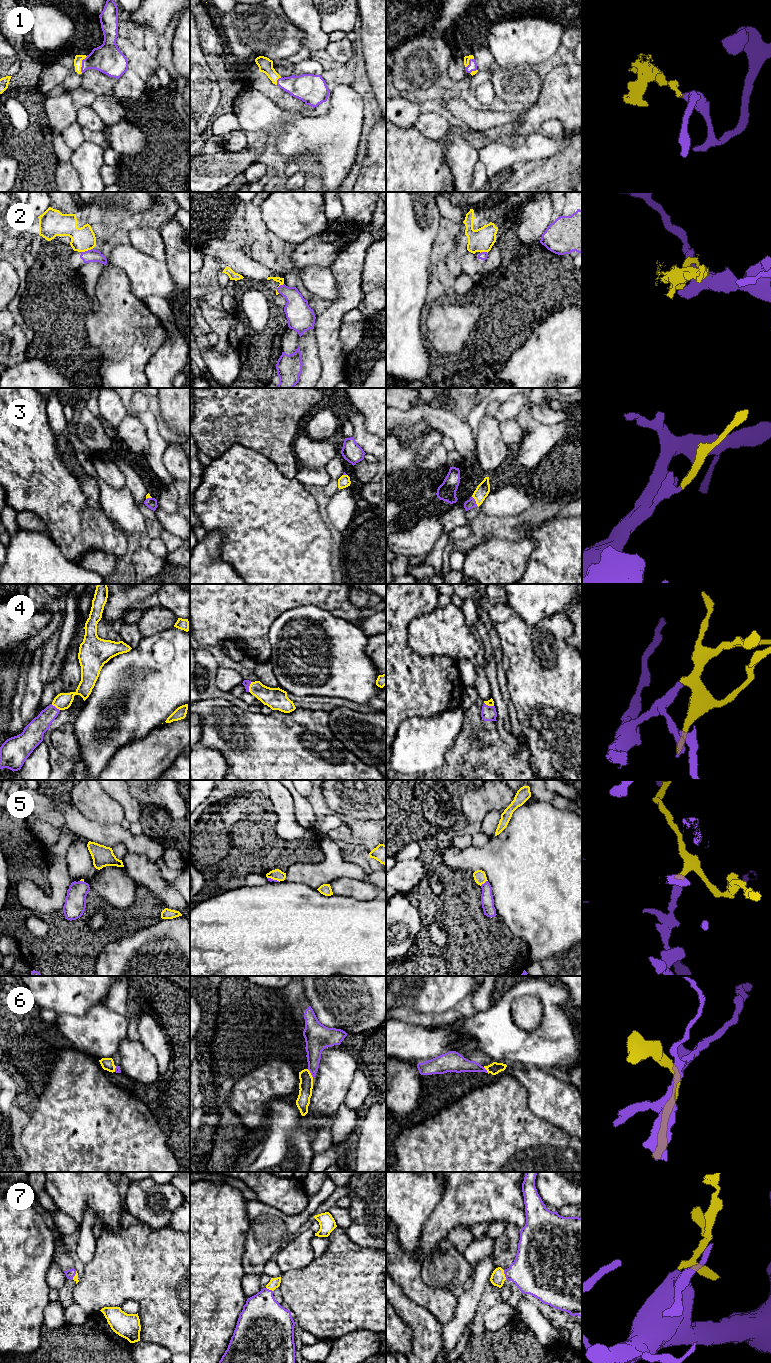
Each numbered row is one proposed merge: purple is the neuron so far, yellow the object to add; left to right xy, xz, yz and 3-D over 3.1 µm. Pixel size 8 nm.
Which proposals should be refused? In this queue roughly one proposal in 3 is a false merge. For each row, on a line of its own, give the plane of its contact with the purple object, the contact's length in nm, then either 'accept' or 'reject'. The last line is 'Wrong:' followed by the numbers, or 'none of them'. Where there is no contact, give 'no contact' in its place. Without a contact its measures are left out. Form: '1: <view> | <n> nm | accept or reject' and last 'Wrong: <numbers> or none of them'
1: xy | 140 nm | accept
2: xy | 100 nm | reject
3: yz | 90 nm | accept
4: xz | 80 nm | accept
5: yz | 80 nm | accept
6: xz | 90 nm | reject
7: yz | 80 nm | accept
Wrong: 2, 6

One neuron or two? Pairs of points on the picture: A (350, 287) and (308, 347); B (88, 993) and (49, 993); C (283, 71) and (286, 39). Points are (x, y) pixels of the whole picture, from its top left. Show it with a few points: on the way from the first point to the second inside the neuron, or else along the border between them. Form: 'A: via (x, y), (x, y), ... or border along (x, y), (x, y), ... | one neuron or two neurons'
A: border along (313, 329), (316, 335), (320, 360) | two neurons
B: via (78, 992), (59, 992) | one neuron
C: border along (287, 58), (273, 61) | two neurons

